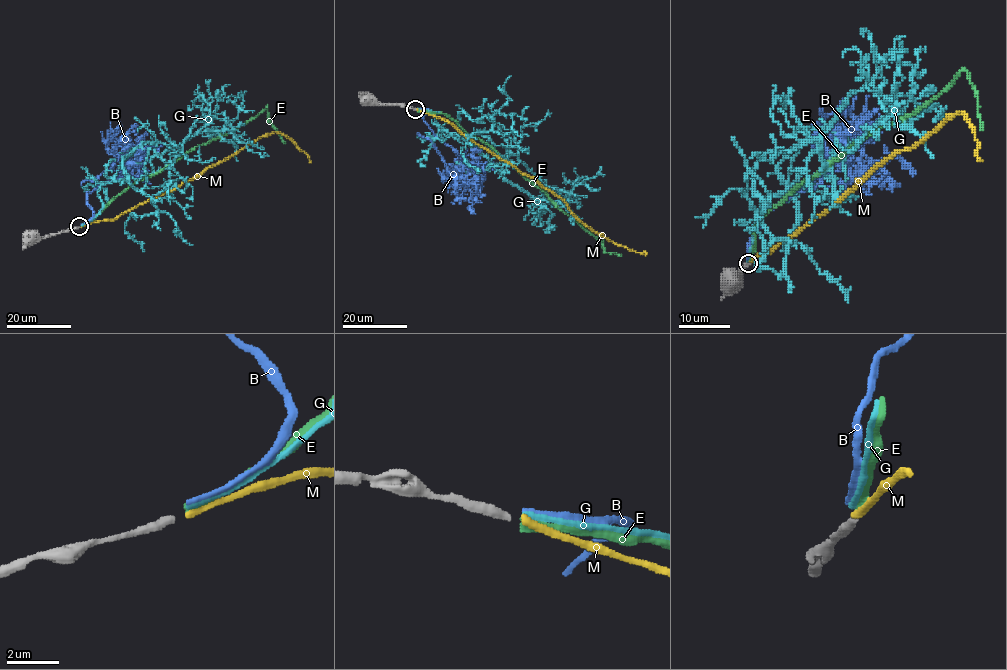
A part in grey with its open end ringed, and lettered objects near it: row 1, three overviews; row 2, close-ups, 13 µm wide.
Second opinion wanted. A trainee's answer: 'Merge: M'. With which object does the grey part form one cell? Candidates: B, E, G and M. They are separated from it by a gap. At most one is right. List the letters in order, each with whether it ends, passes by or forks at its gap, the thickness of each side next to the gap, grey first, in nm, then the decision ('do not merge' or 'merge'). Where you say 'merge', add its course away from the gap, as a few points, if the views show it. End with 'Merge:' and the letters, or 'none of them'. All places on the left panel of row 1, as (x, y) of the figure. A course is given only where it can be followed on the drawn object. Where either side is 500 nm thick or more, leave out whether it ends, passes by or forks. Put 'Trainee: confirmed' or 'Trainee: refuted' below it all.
B: it ends; calibres 320 and 220 nm; do not merge
E: it ends; calibres 320 and 320 nm; do not merge
G: it ends; calibres 320 and 220 nm; do not merge
M: it ends; calibres 320 and 280 nm; merge; course (81, 227), (93, 221), (114, 220), (274, 132), (286, 135), (306, 154), (309, 162)
Merge: M
Trainee: confirmed

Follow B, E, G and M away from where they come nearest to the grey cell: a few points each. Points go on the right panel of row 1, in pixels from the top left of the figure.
B: (748, 260), (759, 211), (814, 188), (839, 160), (843, 143), (824, 121), (845, 103), (846, 116)
E: (749, 262), (754, 226), (762, 215), (864, 135), (917, 111), (962, 69), (975, 96), (982, 130)
G: (748, 260), (759, 209), (771, 197), (805, 187), (839, 151), (896, 109), (852, 149), (839, 144)
M: (748, 263), (757, 254), (768, 253), (880, 164), (908, 151), (957, 112), (972, 129), (976, 156), (982, 160)

